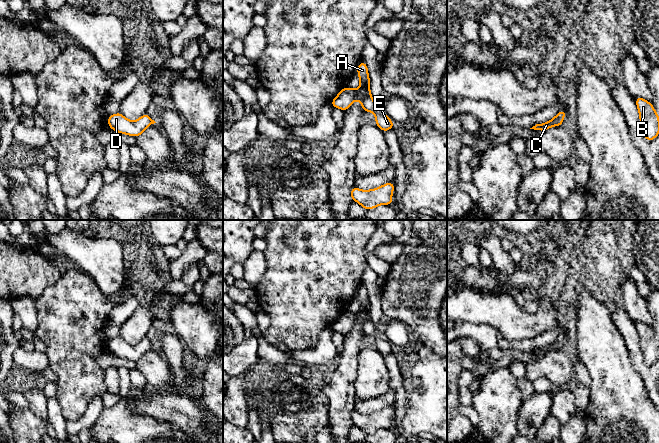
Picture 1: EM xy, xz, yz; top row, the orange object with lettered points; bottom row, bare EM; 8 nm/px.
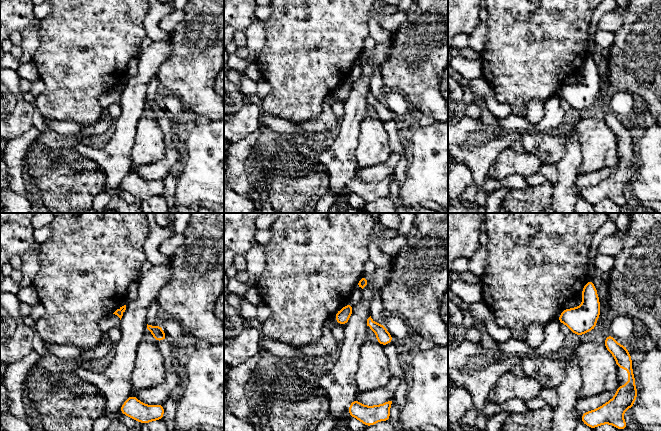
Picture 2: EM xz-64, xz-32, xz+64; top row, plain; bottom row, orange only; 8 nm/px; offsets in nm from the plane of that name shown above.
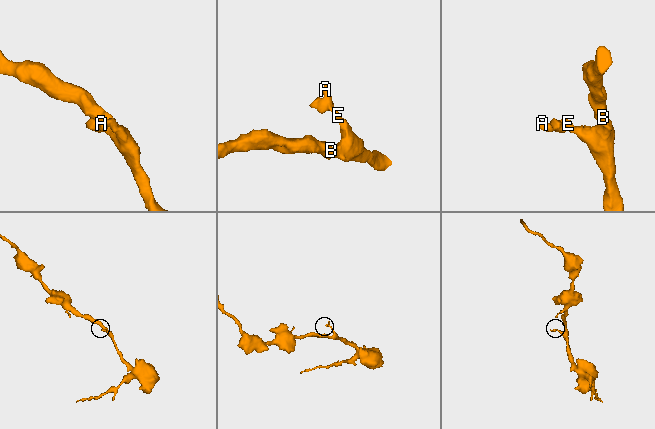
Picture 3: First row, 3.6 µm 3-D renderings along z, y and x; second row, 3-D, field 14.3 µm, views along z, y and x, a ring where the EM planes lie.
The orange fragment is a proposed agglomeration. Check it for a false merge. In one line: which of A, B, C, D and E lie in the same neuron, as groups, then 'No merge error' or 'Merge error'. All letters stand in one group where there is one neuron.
Groups: A B C D E. No merge error

